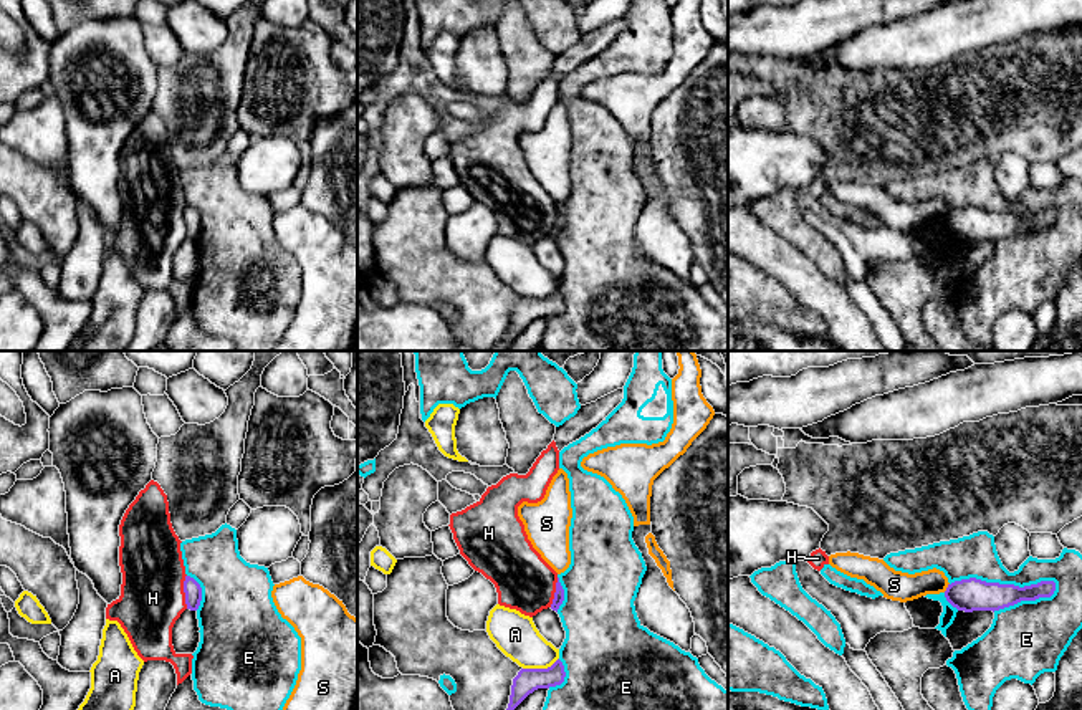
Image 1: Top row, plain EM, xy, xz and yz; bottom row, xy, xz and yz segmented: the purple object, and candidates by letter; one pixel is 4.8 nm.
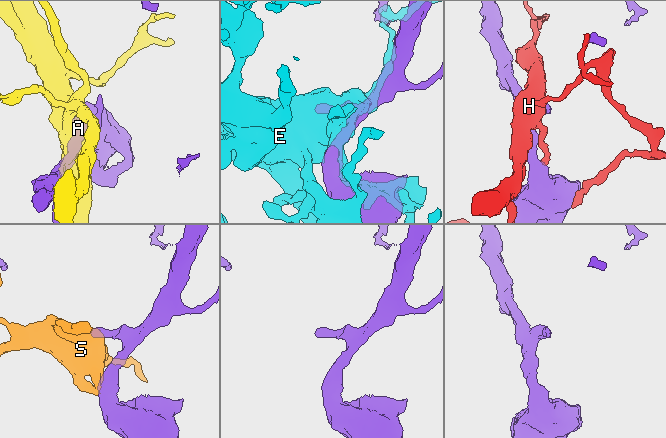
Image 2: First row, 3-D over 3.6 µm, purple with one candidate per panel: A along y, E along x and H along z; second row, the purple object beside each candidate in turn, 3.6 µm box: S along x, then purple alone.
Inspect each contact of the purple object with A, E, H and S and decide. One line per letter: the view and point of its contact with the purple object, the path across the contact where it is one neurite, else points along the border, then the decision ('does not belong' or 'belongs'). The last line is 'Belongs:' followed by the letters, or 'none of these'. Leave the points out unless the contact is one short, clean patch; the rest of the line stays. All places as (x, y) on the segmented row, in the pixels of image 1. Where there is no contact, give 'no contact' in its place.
A: xz (540, 669) | does not belong
E: yz (1006, 585) | does not belong
H: xy (184, 591) | does not belong
S: yz (947, 588) | does not belong
Belongs: none of these

